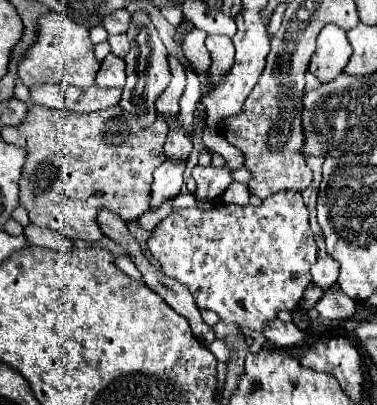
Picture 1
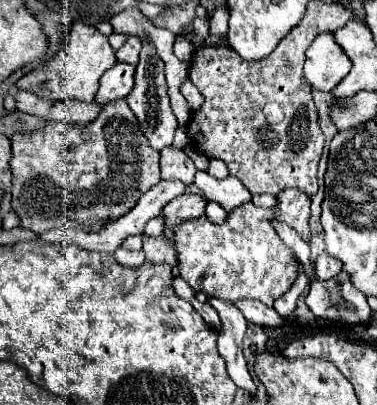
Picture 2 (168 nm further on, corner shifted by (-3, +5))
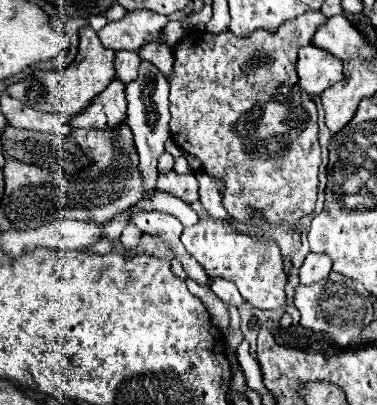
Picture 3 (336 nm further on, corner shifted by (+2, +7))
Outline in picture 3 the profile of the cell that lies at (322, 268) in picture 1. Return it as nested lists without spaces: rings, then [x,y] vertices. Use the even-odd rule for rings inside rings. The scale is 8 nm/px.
[[[307,254],[301,270],[299,270],[299,282],[301,284],[313,284],[323,278],[327,278],[331,272],[331,260],[323,254]]]

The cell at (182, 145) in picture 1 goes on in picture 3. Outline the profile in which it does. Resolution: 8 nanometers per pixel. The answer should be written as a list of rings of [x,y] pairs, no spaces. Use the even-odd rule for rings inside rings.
[[[171,170],[167,174],[159,174],[157,188],[159,188],[159,192],[173,194],[173,196],[177,196],[179,200],[183,200],[187,204],[193,204],[195,200],[199,200],[197,178],[195,176],[181,176],[181,174]]]

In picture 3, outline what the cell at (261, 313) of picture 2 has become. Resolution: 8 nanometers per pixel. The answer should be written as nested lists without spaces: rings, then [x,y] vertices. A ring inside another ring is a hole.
[[[215,278],[215,280],[209,280],[209,286],[211,290],[223,298],[227,304],[243,304],[243,296],[239,294],[239,290],[235,288],[235,284],[231,284],[231,280],[223,280],[223,278]]]

